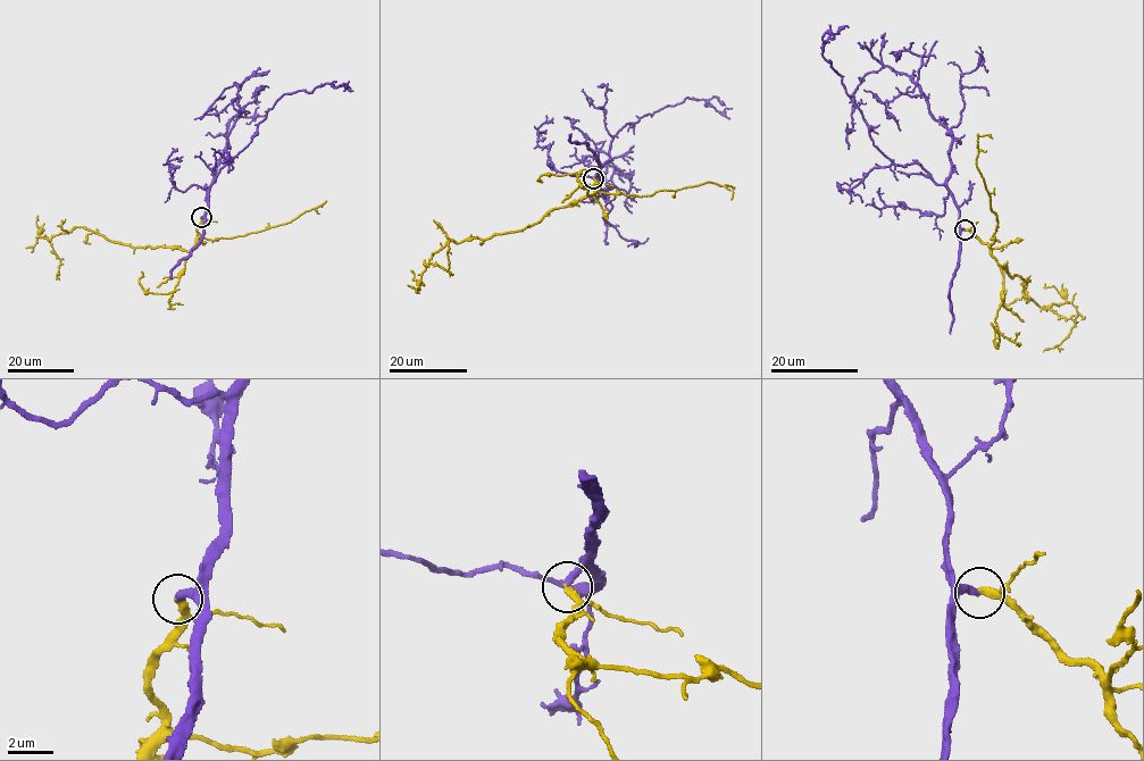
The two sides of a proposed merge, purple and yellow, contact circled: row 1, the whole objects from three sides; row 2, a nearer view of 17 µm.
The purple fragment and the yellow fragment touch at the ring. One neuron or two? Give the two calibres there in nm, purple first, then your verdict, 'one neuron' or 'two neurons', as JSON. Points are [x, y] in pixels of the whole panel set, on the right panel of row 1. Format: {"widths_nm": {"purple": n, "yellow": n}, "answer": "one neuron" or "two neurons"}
{"widths_nm": {"purple": 320, "yellow": 320}, "answer": "one neuron"}

